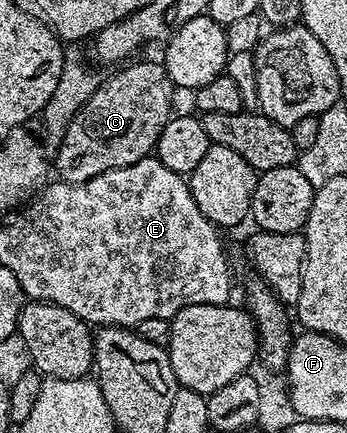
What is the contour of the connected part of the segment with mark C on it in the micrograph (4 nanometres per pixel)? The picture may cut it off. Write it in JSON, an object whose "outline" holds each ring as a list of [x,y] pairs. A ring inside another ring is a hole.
{"outline":[[[140,60],[137,64],[129,63],[127,66],[129,68],[124,68],[121,72],[116,72],[112,77],[105,79],[101,83],[100,87],[96,89],[93,96],[85,102],[85,104],[72,115],[72,121],[68,123],[68,128],[64,132],[63,138],[58,142],[58,147],[60,148],[56,152],[56,162],[54,158],[54,168],[60,171],[59,179],[65,184],[81,184],[86,182],[90,178],[94,178],[98,174],[102,174],[106,170],[111,168],[121,168],[122,166],[130,166],[134,162],[138,162],[144,156],[149,155],[156,147],[156,138],[159,136],[160,131],[164,129],[164,124],[173,115],[174,109],[172,109],[172,92],[174,93],[174,85],[172,80],[168,76],[167,70],[164,69],[163,63],[157,62],[156,64],[152,60]]]}

